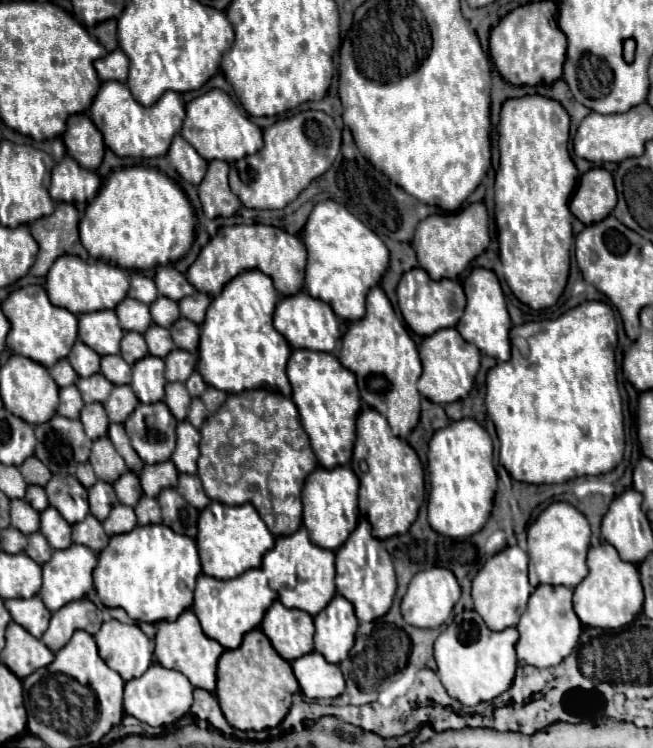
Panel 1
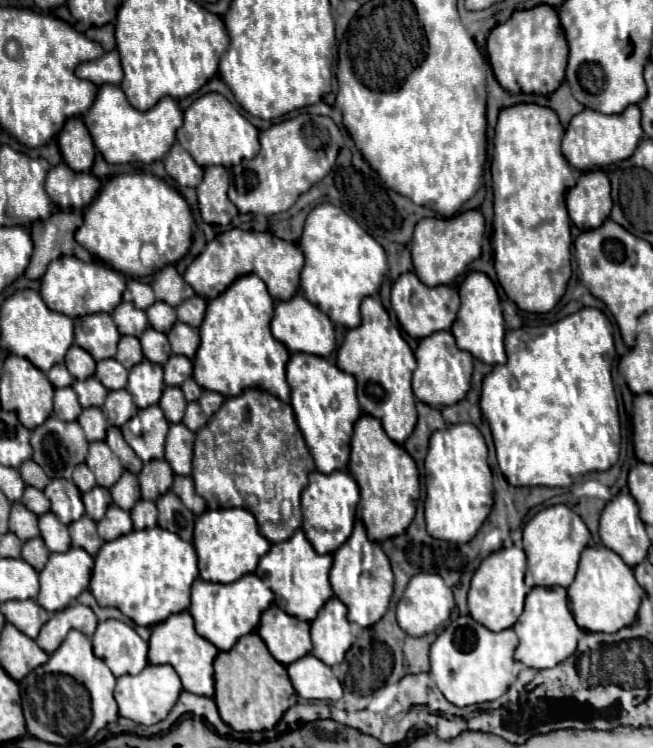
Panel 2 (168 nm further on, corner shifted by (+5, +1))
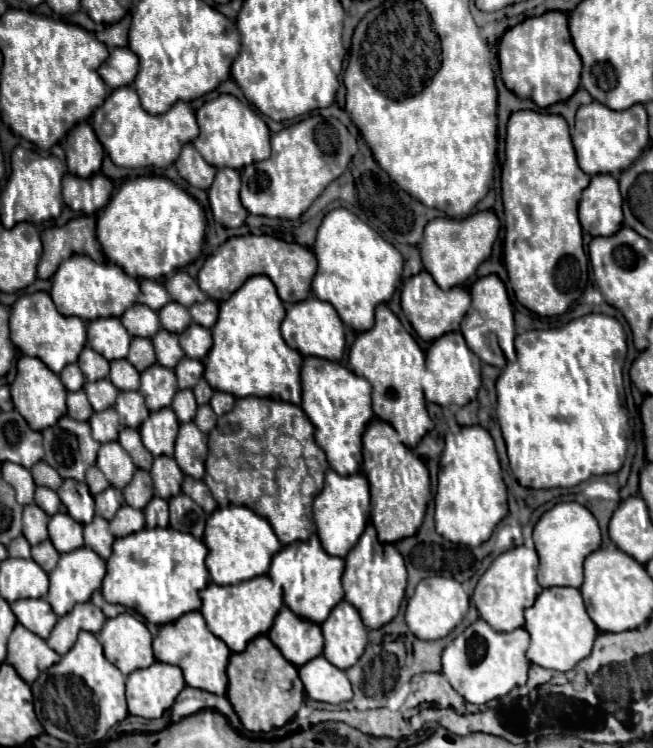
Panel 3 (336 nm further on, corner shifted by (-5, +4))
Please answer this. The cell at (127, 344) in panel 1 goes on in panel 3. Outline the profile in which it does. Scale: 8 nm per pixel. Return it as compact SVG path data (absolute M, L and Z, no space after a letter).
M132 338L130 344L130 354L126 356L126 360L138 370L144 372L148 366L152 366L156 362L156 354L154 354L154 346L148 338Z

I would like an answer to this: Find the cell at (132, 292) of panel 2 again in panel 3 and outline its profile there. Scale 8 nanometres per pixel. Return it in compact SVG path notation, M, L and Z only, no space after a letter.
M140 280L142 286L142 294L138 296L140 304L150 306L152 310L160 310L162 306L166 306L170 302L170 296L166 292L166 288L156 282L156 280Z

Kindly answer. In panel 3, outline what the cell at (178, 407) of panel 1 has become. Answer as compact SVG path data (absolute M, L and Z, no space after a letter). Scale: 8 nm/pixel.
M180 390L176 396L174 396L174 402L172 402L172 410L176 412L176 418L180 422L192 422L196 410L198 410L198 404L196 404L196 398L192 394L192 390Z

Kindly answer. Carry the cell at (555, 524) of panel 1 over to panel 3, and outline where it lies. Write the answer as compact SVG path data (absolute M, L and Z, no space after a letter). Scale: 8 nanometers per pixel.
M560 502L548 512L534 526L534 544L540 556L538 568L538 582L542 588L550 586L582 586L582 564L588 554L600 548L602 534L598 528L596 518L590 514L588 508L576 502Z

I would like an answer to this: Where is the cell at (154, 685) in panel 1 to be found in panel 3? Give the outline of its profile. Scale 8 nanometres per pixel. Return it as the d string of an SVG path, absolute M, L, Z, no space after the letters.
M154 662L144 670L134 670L126 678L128 712L140 718L160 718L186 686L182 670L164 662Z

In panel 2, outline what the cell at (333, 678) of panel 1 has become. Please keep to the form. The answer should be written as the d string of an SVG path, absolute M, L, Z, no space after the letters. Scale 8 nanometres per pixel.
M314 655L302 657L286 667L296 693L304 699L340 699L342 685L332 669Z

